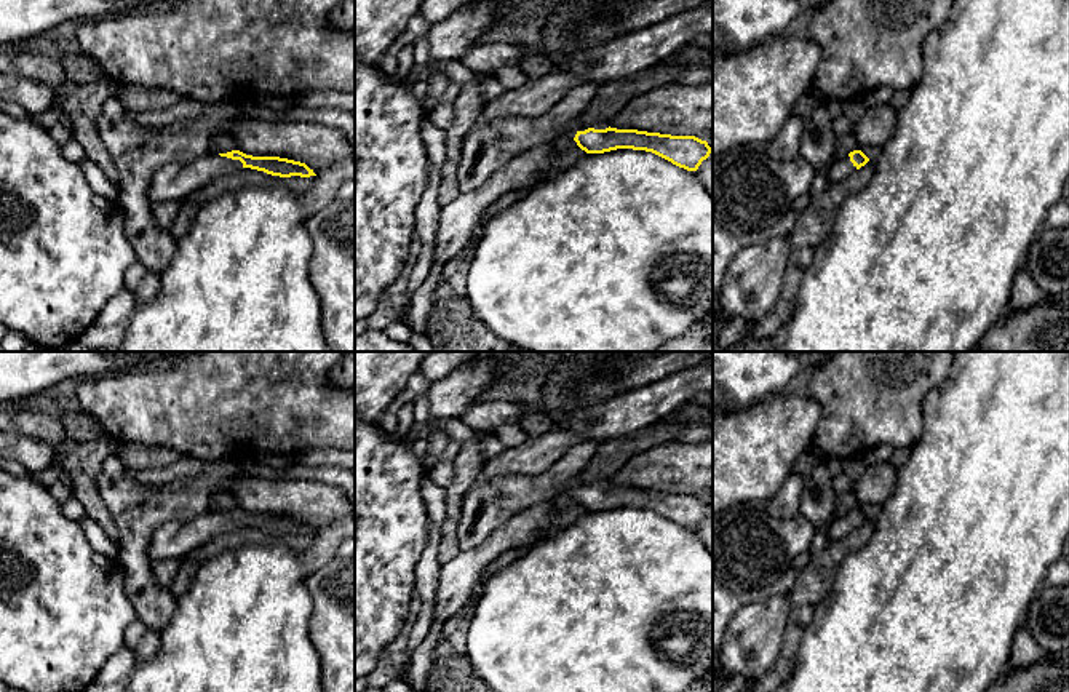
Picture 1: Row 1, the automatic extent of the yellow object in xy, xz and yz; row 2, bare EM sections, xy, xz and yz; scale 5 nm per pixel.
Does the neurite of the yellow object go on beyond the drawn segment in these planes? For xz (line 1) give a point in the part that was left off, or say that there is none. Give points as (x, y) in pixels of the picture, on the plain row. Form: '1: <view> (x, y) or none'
1: xz (569, 488)

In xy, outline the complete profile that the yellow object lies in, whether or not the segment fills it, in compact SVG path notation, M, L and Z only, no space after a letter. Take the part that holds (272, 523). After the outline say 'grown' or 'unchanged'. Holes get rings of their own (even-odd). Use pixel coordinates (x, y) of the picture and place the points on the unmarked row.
M240 508L227 511L211 510L190 523L168 521L158 526L150 535L149 558L152 561L181 559L214 535L233 532L243 526L264 529L280 535L316 534L305 521L288 516L252 515Z; grown

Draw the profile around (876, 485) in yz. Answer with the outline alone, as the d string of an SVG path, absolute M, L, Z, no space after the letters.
M890 462L868 465L852 486L855 497L861 505L882 507L896 486L896 468Z

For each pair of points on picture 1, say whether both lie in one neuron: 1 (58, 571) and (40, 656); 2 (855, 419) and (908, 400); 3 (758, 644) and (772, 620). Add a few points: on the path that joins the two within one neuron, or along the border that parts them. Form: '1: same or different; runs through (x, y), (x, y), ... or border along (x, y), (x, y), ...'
1: same; runs through (42, 592), (40, 635)
2: same; runs through (868, 406), (874, 400), (895, 400)
3: same; runs through (758, 638), (766, 627)

